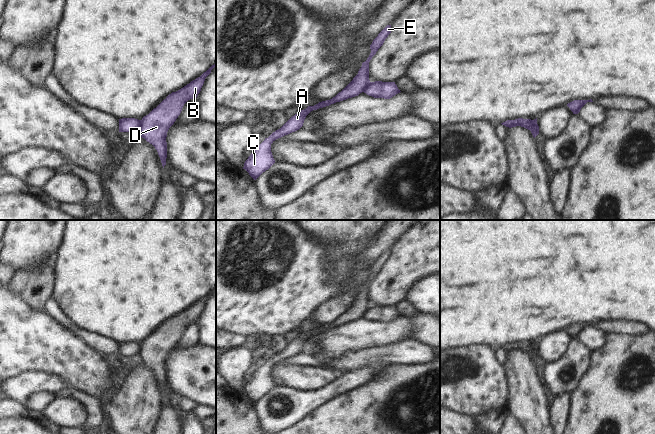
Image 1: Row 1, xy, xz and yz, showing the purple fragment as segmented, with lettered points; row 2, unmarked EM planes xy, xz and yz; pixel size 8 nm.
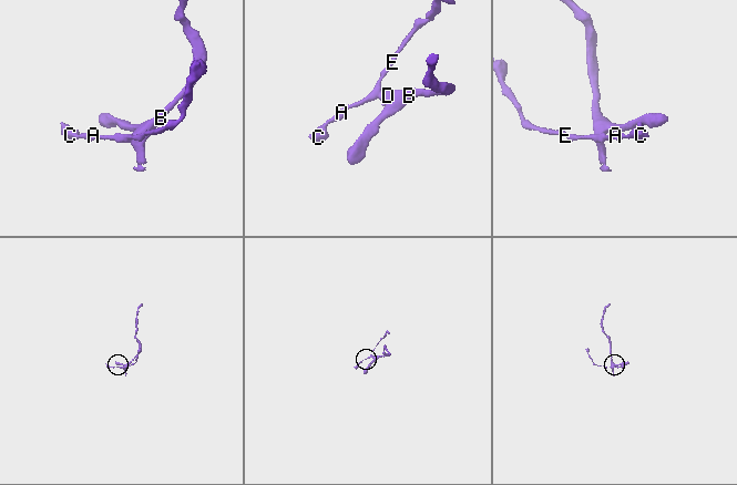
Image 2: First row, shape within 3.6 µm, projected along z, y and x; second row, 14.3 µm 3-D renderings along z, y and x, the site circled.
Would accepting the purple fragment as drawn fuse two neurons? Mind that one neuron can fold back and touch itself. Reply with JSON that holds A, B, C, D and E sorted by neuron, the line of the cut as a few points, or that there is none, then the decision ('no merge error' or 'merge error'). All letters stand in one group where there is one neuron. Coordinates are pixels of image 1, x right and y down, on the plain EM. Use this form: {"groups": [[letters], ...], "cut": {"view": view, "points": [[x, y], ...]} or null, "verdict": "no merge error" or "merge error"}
{"groups": [["A", "C", "E"], ["B", "D"]], "cut": {"view": "xy", "points": [[140, 344], [140, 354], [138, 356]]}, "verdict": "merge error"}

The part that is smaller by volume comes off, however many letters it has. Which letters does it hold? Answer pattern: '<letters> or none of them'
A, C, E

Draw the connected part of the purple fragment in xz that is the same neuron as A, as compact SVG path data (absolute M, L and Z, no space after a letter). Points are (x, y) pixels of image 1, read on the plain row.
M387 249L373 264L370 269L371 277L369 281L362 287L358 298L341 316L330 324L319 326L314 330L308 330L306 333L300 334L297 338L292 340L280 353L273 356L268 362L265 362L259 370L253 373L251 379L245 385L243 393L245 393L254 404L256 404L263 396L268 394L275 387L271 376L271 368L276 363L299 354L303 350L306 340L311 335L358 320L362 317L370 306L369 286L378 273L383 269L385 263L390 257L391 249Z

